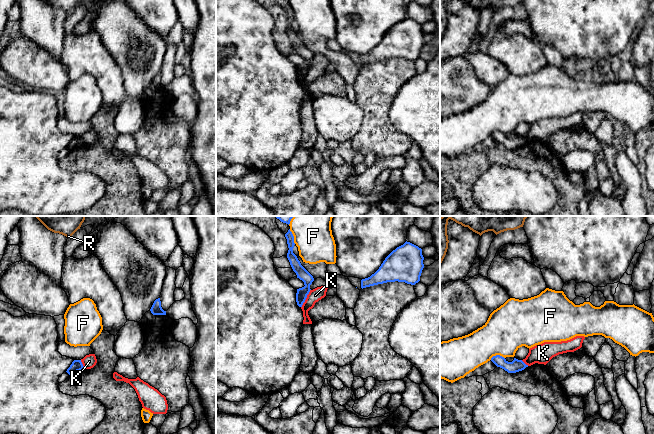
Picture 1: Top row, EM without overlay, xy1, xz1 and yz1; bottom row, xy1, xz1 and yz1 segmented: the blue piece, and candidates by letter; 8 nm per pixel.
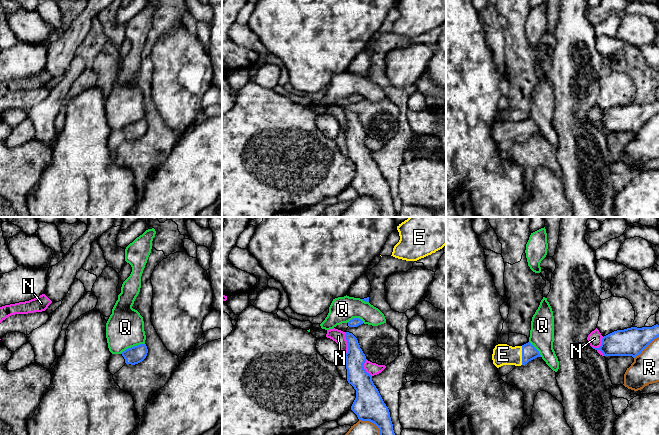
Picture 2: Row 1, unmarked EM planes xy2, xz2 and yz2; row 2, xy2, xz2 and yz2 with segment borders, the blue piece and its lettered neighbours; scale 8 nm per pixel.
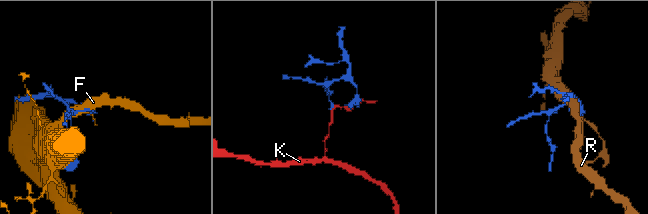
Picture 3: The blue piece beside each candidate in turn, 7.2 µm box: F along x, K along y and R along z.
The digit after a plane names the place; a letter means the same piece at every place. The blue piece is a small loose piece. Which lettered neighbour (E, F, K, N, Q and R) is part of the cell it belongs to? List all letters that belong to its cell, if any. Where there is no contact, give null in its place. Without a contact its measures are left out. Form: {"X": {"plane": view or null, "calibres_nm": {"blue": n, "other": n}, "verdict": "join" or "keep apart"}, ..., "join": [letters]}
{"E": {"plane": "yz2", "calibres_nm": {"blue": 120, "other": 170}, "verdict": "join"}, "F": {"plane": "yz1", "calibres_nm": {"blue": 100, "other": 360}, "verdict": "keep apart"}, "K": {"plane": "xz1", "calibres_nm": {"blue": 90, "other": 100}, "verdict": "keep apart"}, "N": {"plane": "yz2", "calibres_nm": {"blue": 220, "other": 110}, "verdict": "keep apart"}, "Q": {"plane": "xy2", "calibres_nm": {"blue": 140, "other": 300}, "verdict": "keep apart"}, "R": {"plane": "yz2", "calibres_nm": {"blue": 220, "other": 220}, "verdict": "keep apart"}, "join": ["E"]}

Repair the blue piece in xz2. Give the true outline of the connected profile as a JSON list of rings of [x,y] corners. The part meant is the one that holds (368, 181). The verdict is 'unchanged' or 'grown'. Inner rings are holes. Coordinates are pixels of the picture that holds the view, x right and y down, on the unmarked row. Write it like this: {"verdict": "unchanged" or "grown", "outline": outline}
{"verdict": "unchanged", "outline": [[[345,108],[345,114],[348,119],[348,128],[345,130],[347,157],[356,166],[351,186],[359,196],[370,197],[379,204],[381,217],[397,217],[389,185],[374,161],[372,152],[364,145],[367,135],[357,114],[349,108]]]}

